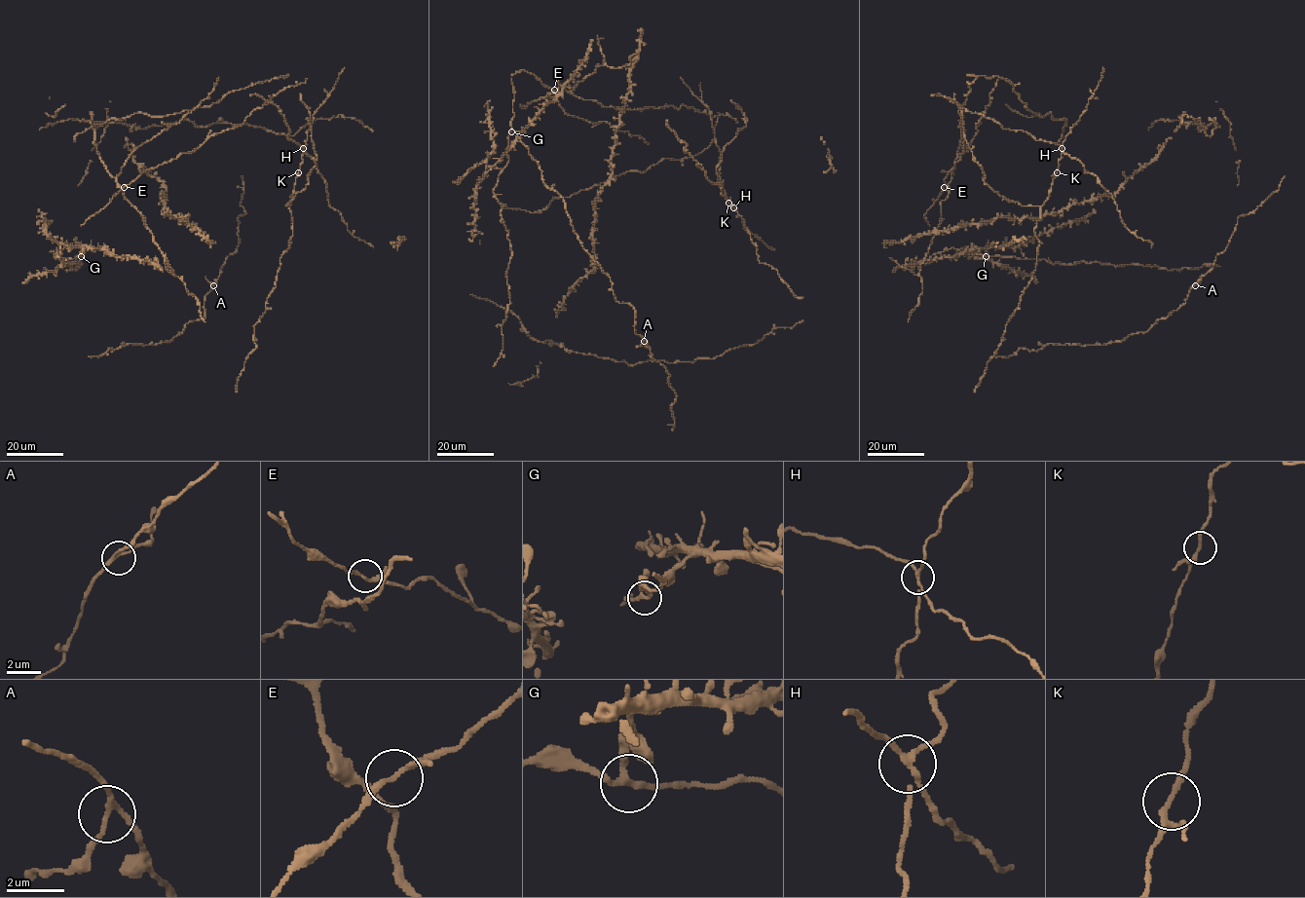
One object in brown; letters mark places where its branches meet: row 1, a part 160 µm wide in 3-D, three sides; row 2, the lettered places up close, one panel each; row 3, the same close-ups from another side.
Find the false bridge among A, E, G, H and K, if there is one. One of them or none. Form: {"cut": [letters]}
{"cut": ["H"]}

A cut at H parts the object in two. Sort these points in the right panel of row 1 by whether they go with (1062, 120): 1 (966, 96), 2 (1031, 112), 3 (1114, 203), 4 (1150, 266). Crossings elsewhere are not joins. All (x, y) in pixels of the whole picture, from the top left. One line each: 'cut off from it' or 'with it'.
1: with it
2: with it
3: cut off from it
4: with it

